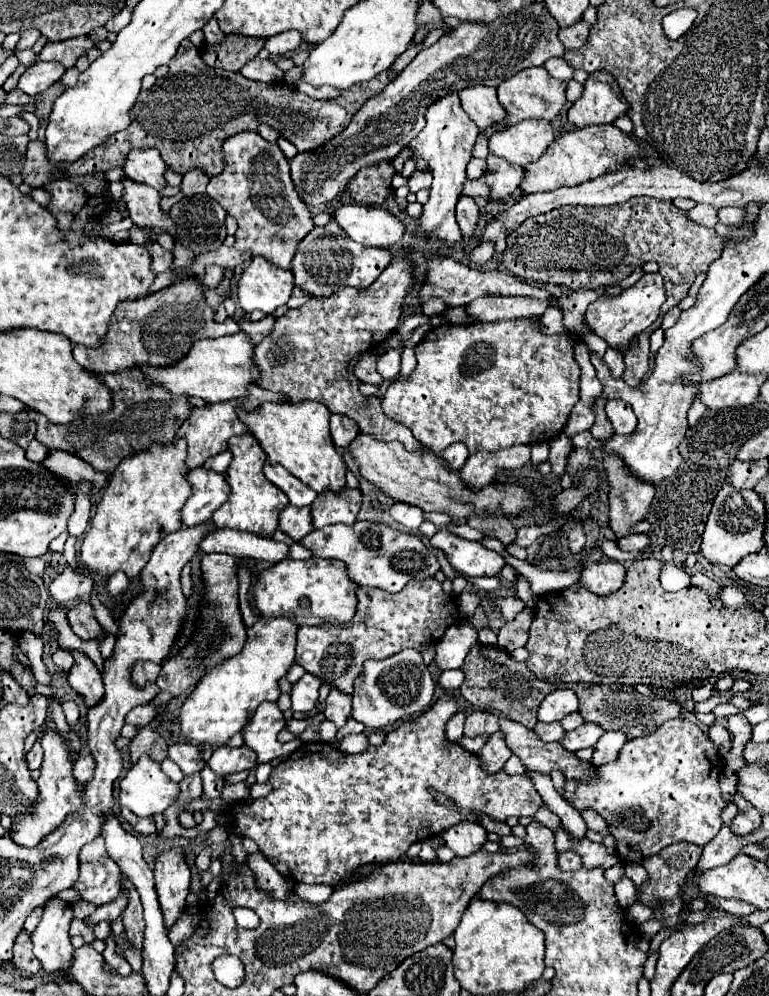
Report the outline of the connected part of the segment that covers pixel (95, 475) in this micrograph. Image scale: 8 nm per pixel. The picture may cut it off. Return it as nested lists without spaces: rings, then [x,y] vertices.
[[[51,450],[49,458],[43,462],[43,466],[51,468],[55,474],[67,476],[67,480],[71,480],[71,488],[77,488],[77,484],[81,480],[91,480],[93,482],[93,494],[99,492],[107,482],[107,476],[103,476],[101,472],[95,472],[83,460],[79,460],[77,456],[67,454],[67,452]]]

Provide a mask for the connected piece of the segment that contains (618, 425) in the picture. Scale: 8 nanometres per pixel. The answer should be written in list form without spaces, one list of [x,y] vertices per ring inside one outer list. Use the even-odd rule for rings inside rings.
[[[609,400],[605,404],[605,412],[607,412],[607,418],[613,424],[615,434],[627,436],[627,434],[631,434],[637,428],[637,416],[635,416],[635,412],[631,410],[631,406],[627,402]]]

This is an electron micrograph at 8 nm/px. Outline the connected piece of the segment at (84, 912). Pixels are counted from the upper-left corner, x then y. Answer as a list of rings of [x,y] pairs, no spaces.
[[[79,900],[79,902],[75,902],[75,916],[77,918],[87,918],[87,916],[91,916],[95,910],[97,910],[97,906],[95,904],[91,904],[91,902],[85,902],[85,900]]]

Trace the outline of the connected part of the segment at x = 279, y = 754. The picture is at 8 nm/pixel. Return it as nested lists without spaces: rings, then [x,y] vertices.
[[[263,702],[255,714],[251,716],[247,728],[243,730],[245,744],[257,752],[261,762],[269,762],[275,758],[287,758],[297,750],[297,742],[281,744],[277,740],[279,732],[285,728],[283,712],[275,702]]]

